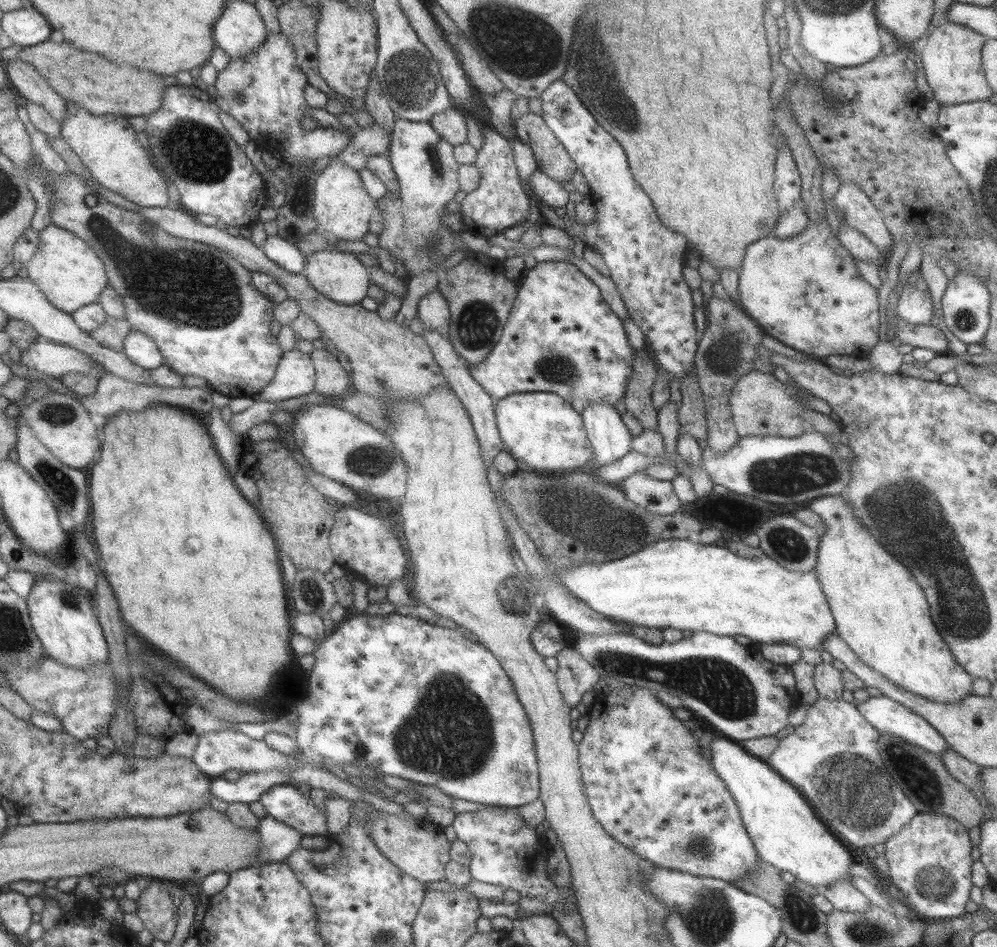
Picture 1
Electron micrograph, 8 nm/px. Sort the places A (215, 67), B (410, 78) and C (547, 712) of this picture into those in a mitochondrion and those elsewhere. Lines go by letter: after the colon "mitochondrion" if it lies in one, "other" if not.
A: other
B: mitochondrion
C: other

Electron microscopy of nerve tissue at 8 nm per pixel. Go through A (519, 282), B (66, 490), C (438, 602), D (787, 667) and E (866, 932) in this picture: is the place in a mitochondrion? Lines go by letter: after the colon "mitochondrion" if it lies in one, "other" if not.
A: other
B: mitochondrion
C: other
D: other
E: mitochondrion

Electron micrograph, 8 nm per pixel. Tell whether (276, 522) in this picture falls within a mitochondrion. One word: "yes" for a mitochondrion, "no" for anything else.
no

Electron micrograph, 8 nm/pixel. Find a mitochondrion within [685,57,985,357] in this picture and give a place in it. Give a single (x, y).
(965, 320)

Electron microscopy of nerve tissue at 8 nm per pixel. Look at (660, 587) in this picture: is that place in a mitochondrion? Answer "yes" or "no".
no

